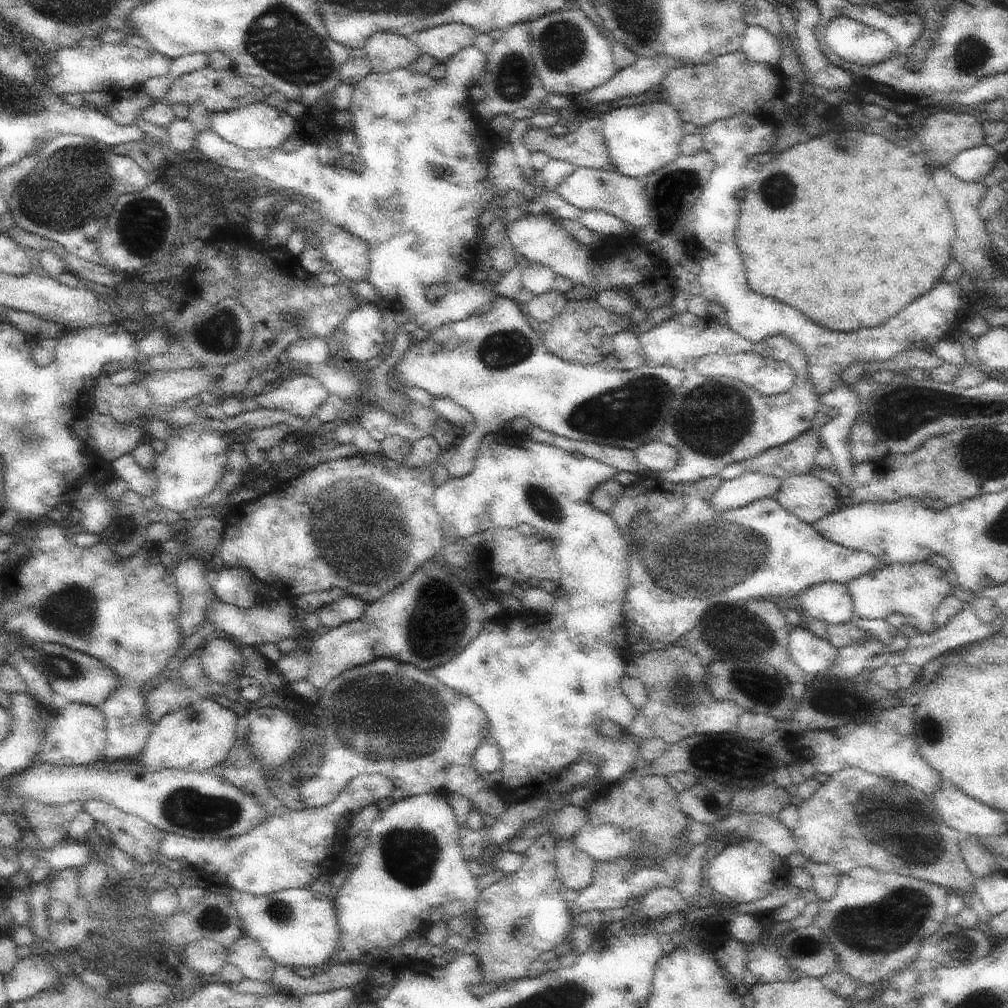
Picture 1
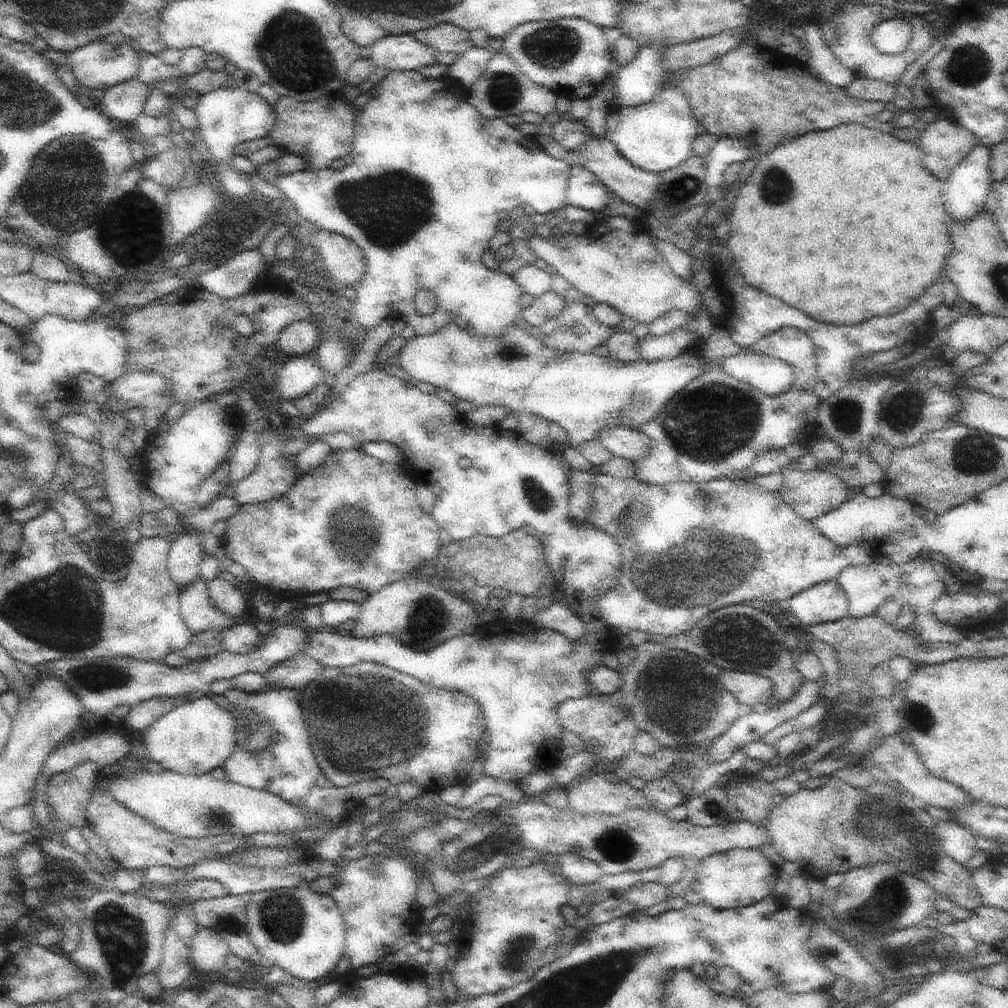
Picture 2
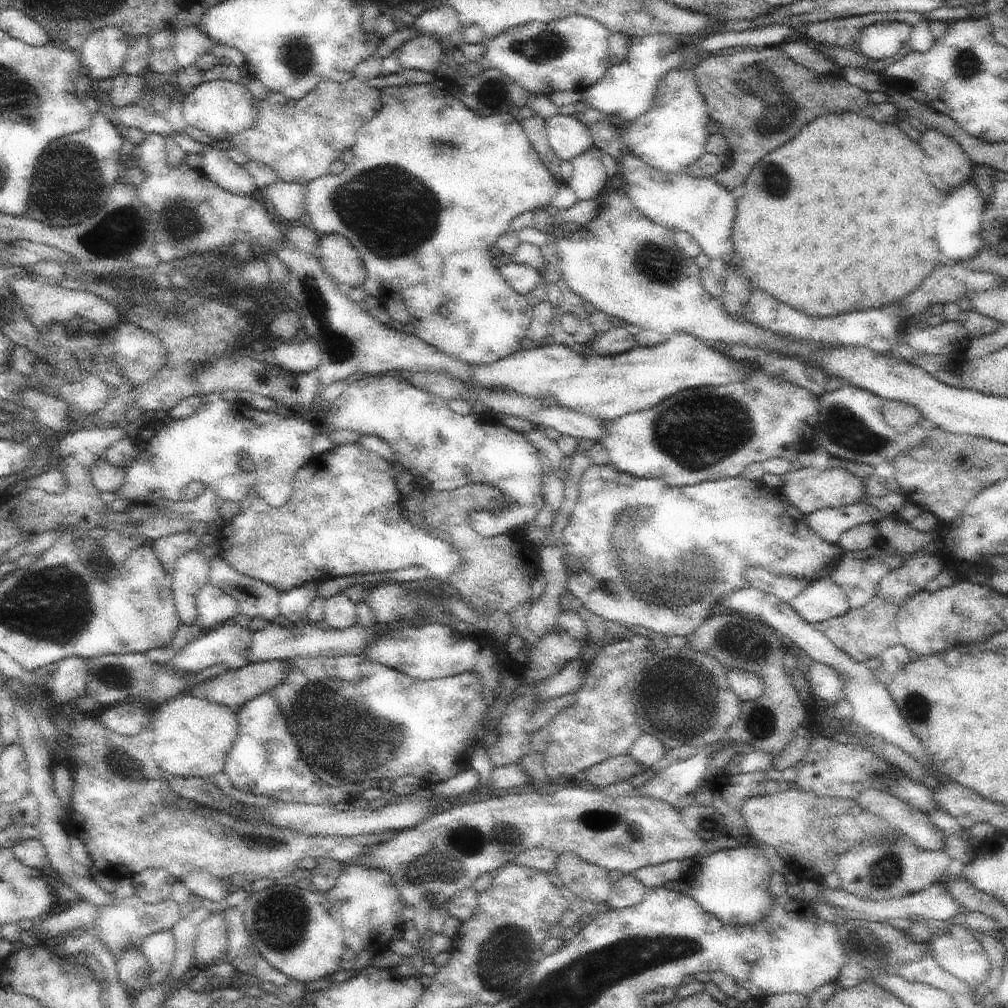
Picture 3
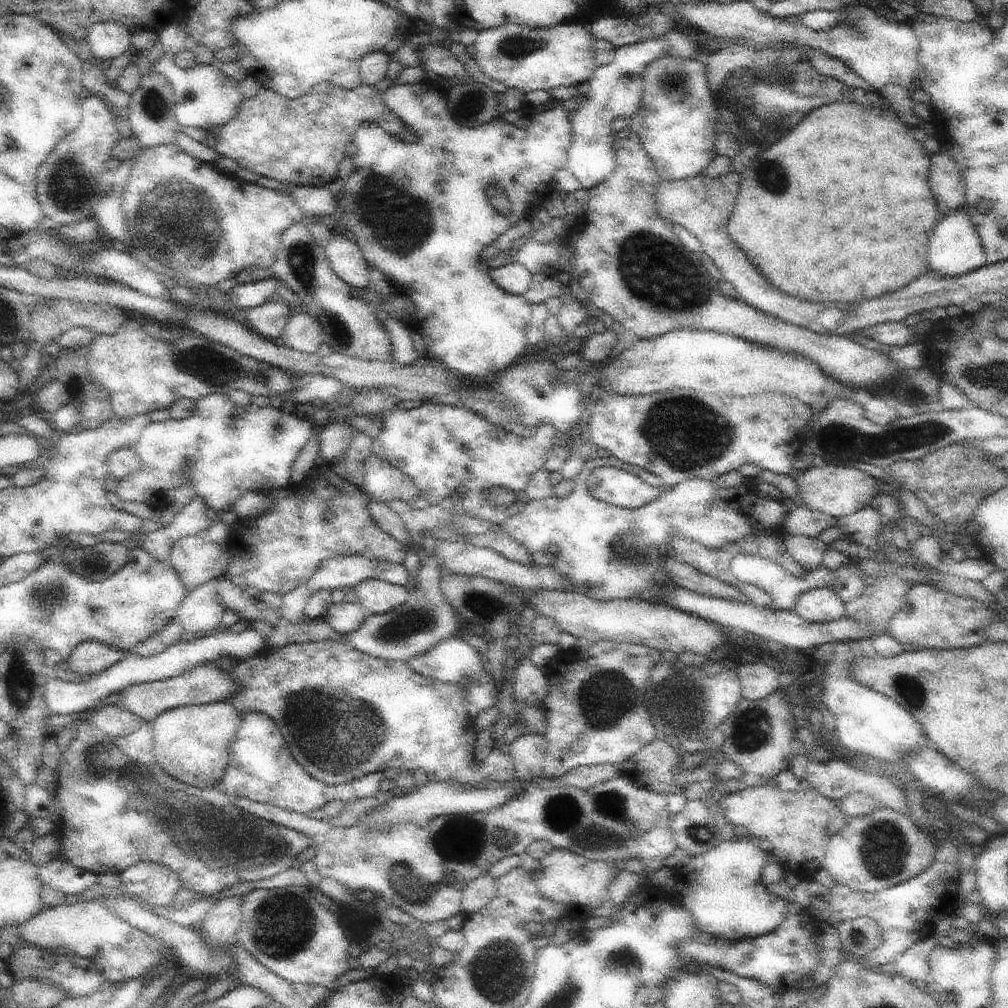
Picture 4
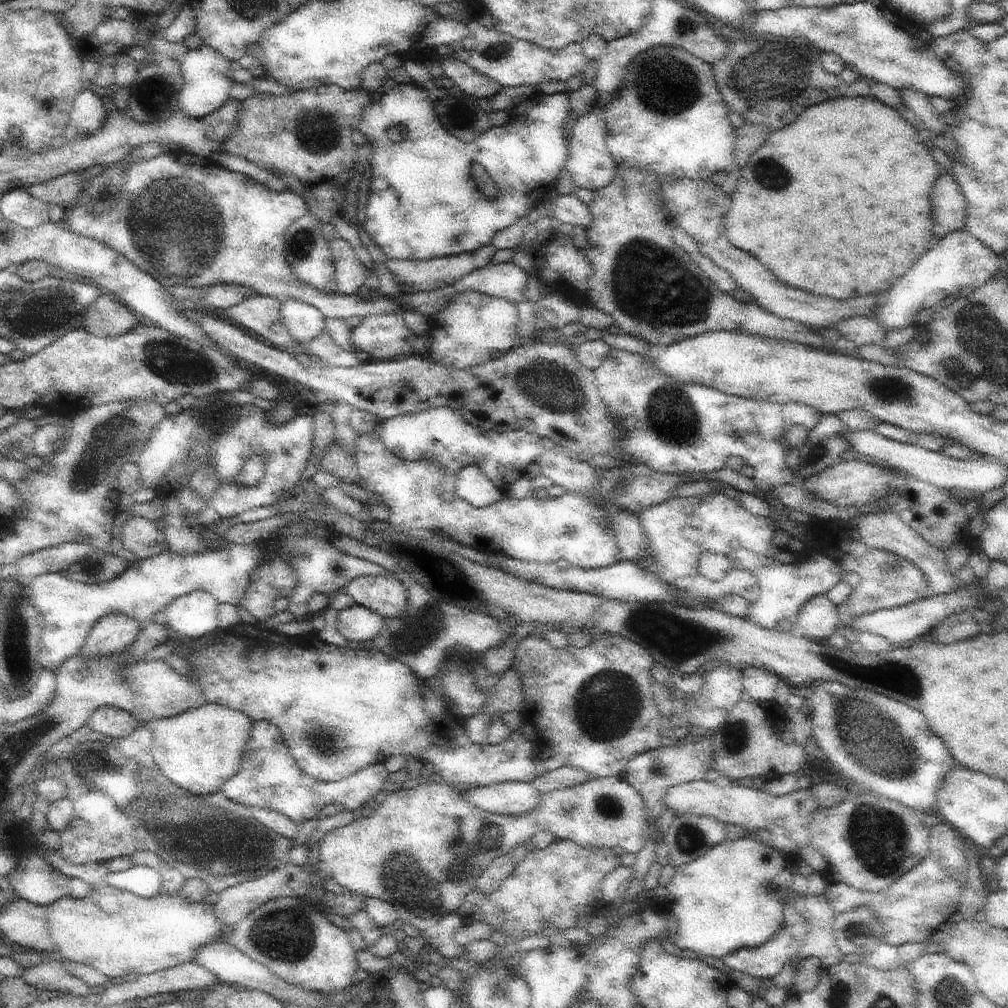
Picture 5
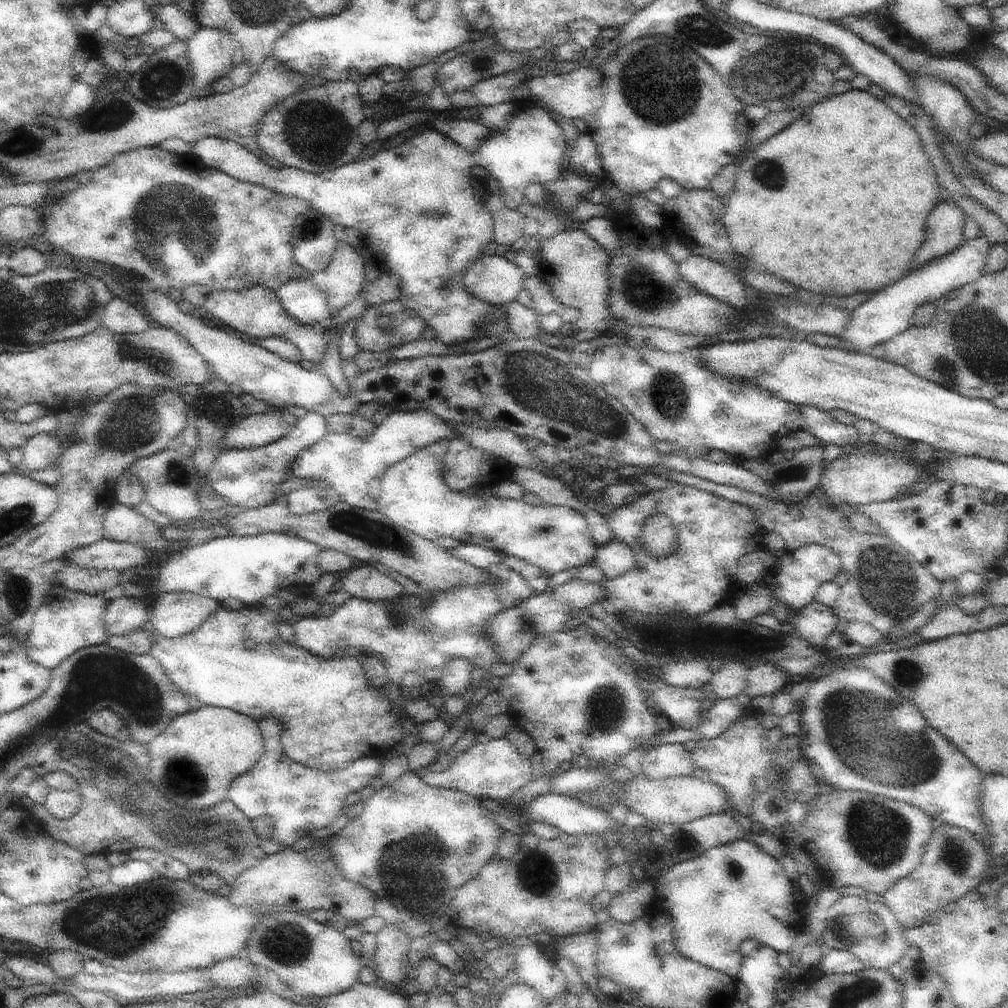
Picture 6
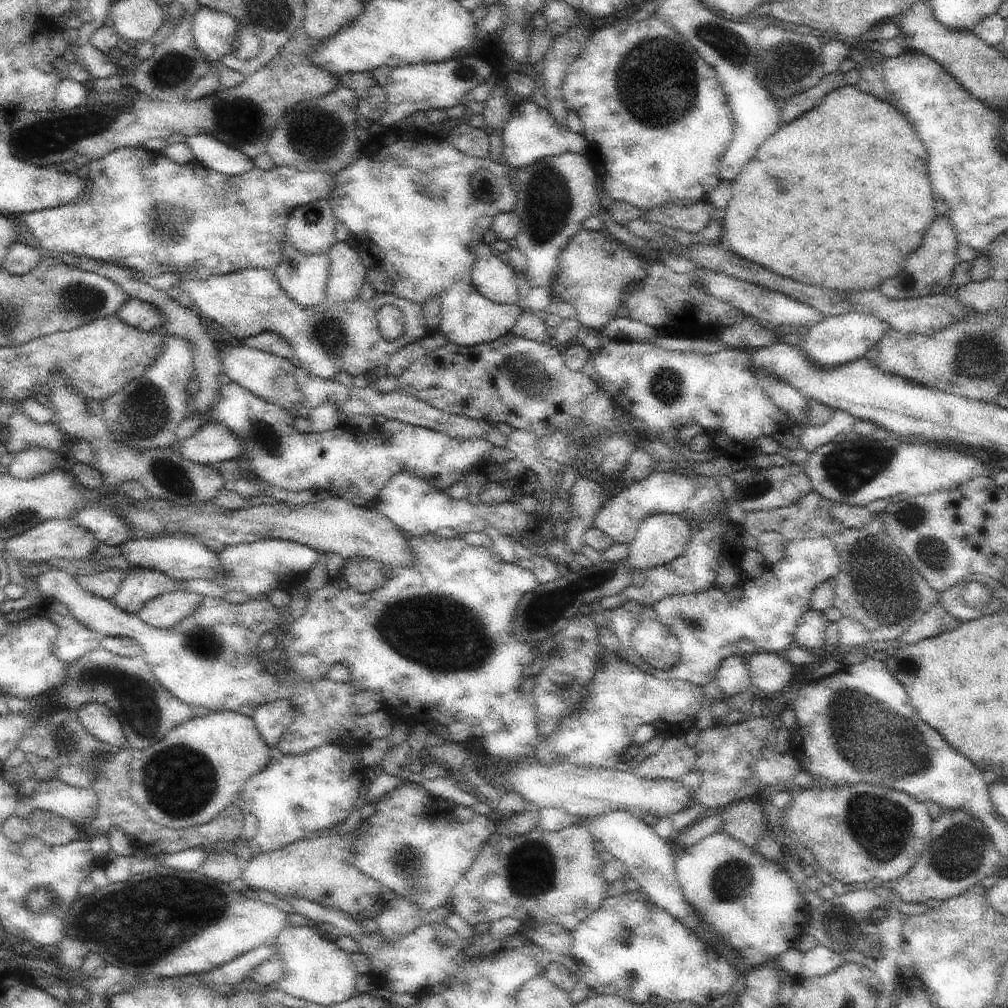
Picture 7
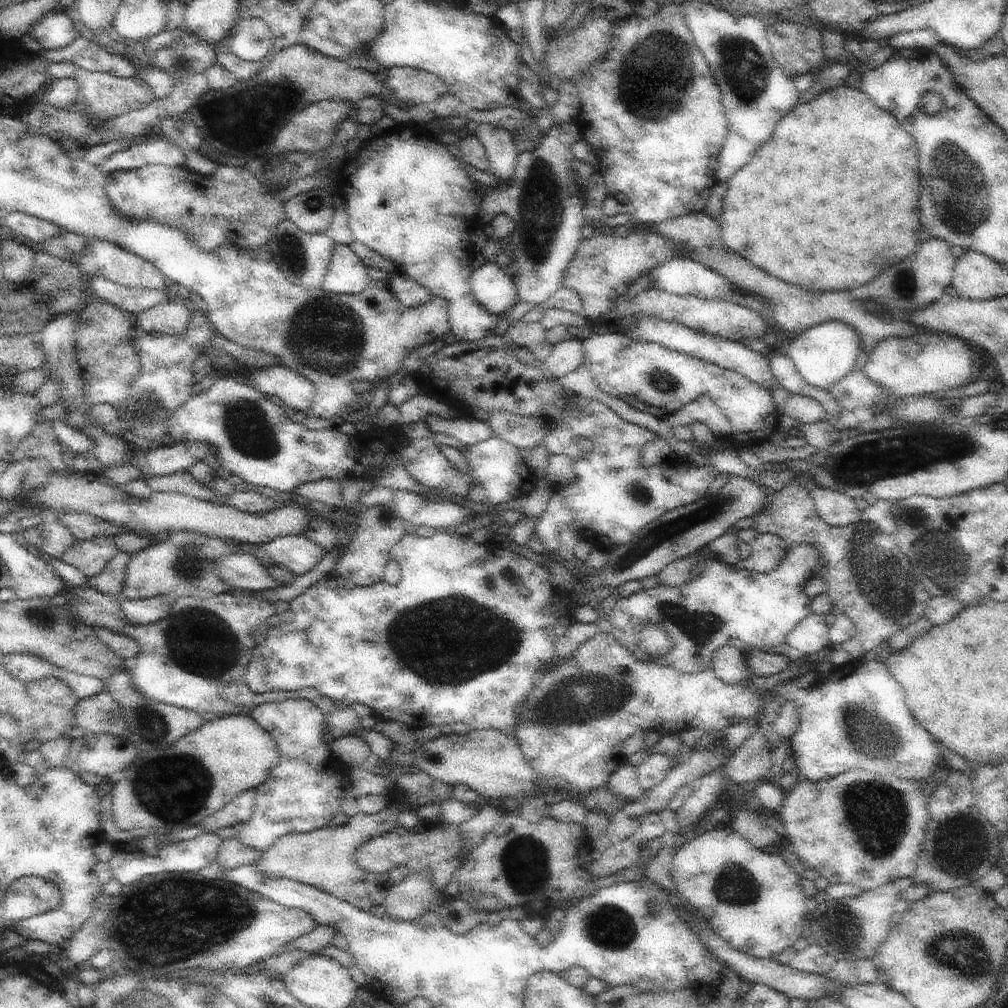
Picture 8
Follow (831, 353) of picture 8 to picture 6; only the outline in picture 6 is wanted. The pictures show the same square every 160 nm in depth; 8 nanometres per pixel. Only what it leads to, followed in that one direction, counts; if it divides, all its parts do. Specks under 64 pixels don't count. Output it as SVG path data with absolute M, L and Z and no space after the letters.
M984 237L965 241L958 250L936 258L934 262L912 269L900 282L892 284L885 290L874 293L861 306L852 311L848 328L838 334L844 342L844 350L862 353L862 350L872 350L898 334L914 327L914 310L922 304L930 304L942 298L953 295L958 288L974 283L982 278L982 270L988 262L991 244Z

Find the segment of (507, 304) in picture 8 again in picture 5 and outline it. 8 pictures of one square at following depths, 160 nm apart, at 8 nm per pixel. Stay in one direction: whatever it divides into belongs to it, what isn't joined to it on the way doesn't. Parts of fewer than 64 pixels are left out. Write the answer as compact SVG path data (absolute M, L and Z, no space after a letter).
M168 150L151 159L139 159L126 169L126 180L118 204L105 215L97 215L88 202L80 202L74 207L63 210L64 218L71 231L101 240L112 249L122 253L140 270L155 278L162 287L172 287L178 282L186 286L211 287L212 285L234 283L247 286L258 294L277 298L281 303L296 300L315 306L328 318L350 318L368 315L398 314L404 310L415 310L426 317L427 323L442 312L446 303L455 295L472 289L519 303L525 298L529 274L514 261L488 264L474 270L469 275L456 280L454 284L434 290L404 293L399 297L389 297L378 292L369 299L357 295L323 293L309 284L305 284L290 270L285 253L285 232L301 216L307 213L305 200L290 188L273 191L242 173L234 172L210 158L202 158L189 151Z

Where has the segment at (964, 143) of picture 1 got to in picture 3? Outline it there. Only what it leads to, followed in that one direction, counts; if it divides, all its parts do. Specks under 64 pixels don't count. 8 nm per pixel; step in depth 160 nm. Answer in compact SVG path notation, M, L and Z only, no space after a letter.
M927 128L918 143L925 154L923 167L941 191L948 194L955 186L971 178L974 163L955 138L938 129Z

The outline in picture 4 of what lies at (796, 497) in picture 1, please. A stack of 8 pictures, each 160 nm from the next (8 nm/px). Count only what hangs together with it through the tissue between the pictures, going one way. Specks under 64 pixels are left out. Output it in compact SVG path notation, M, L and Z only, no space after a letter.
M827 463L826 466L822 468L817 468L812 466L808 468L798 479L796 479L798 494L800 498L804 500L804 504L809 510L824 512L825 514L830 514L839 518L840 516L845 516L851 514L852 512L857 512L866 506L871 504L872 498L876 498L876 478L870 476L868 472L864 470L856 470L853 467L844 467L841 463Z

